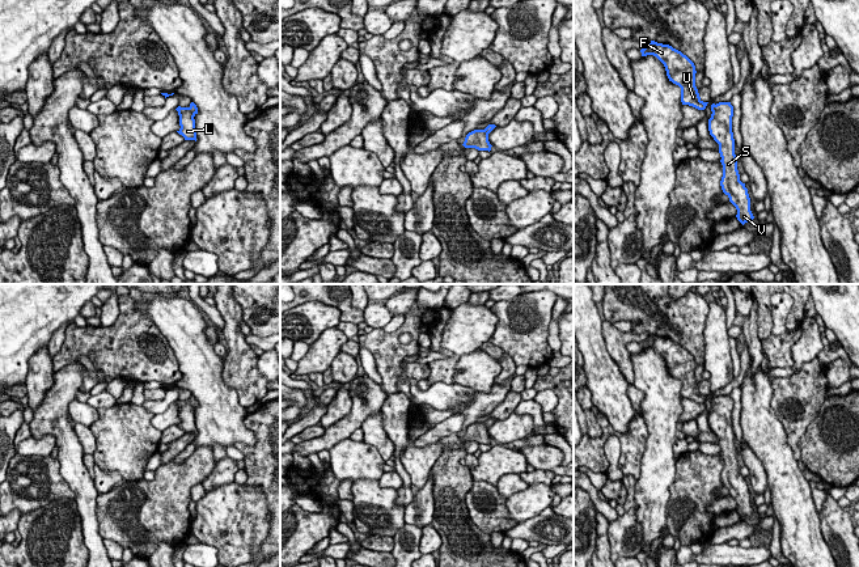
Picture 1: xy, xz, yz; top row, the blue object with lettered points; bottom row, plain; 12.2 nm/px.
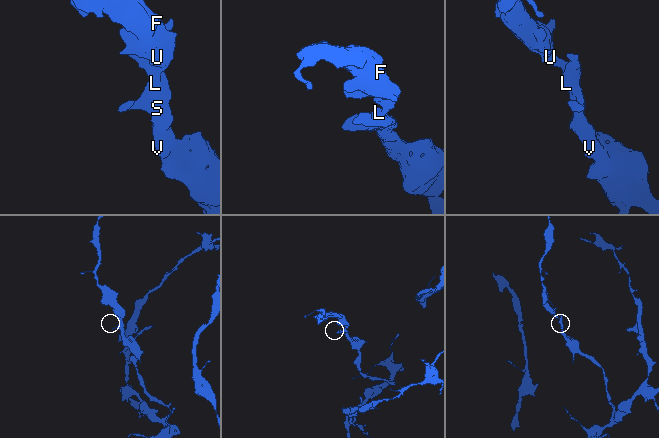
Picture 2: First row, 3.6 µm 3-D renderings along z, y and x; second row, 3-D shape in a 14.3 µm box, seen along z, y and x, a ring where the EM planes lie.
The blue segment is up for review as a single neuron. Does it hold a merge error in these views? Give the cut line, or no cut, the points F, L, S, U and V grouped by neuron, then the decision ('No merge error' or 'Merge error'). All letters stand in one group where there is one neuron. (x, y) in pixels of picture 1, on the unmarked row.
No split. Groups: F L S U V. No merge error

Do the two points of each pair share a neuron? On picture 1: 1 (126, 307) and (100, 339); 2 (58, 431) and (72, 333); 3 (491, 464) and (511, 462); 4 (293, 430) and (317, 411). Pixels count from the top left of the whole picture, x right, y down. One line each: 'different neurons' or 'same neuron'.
1: same neuron
2: different neurons
3: same neuron
4: same neuron

